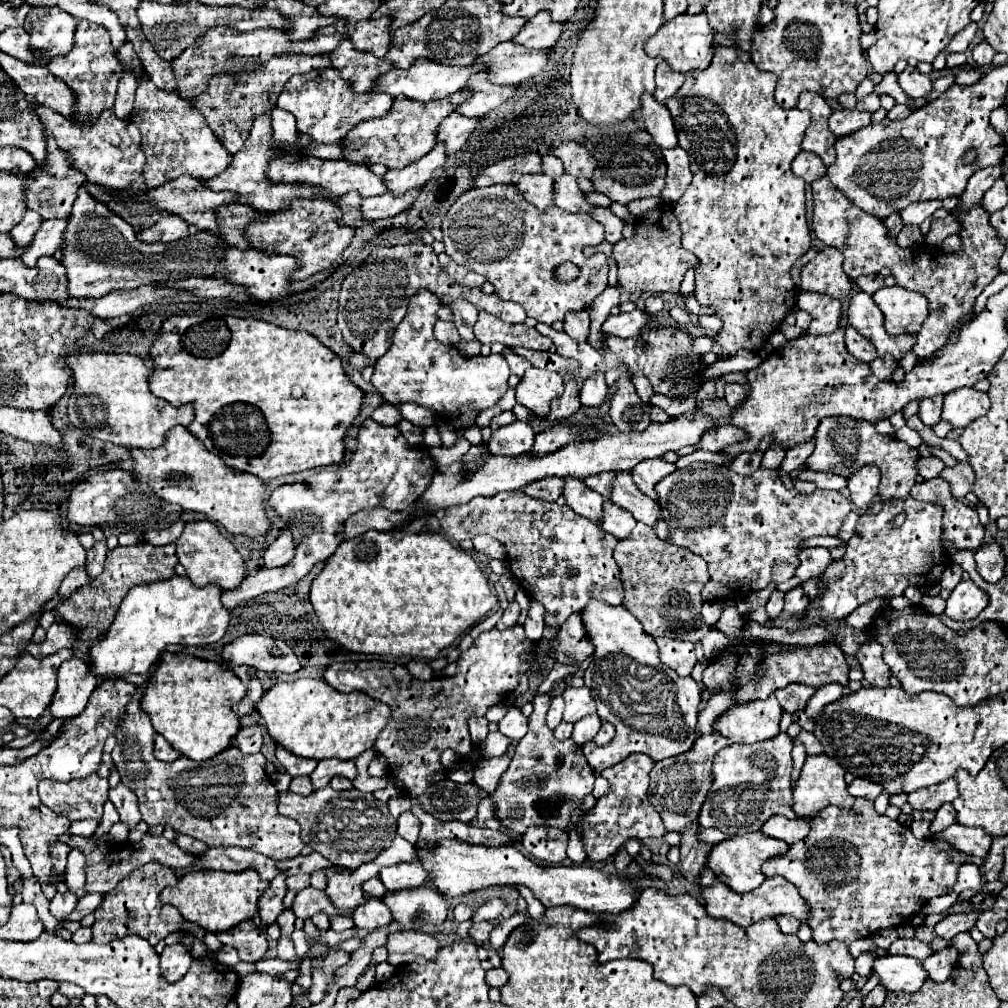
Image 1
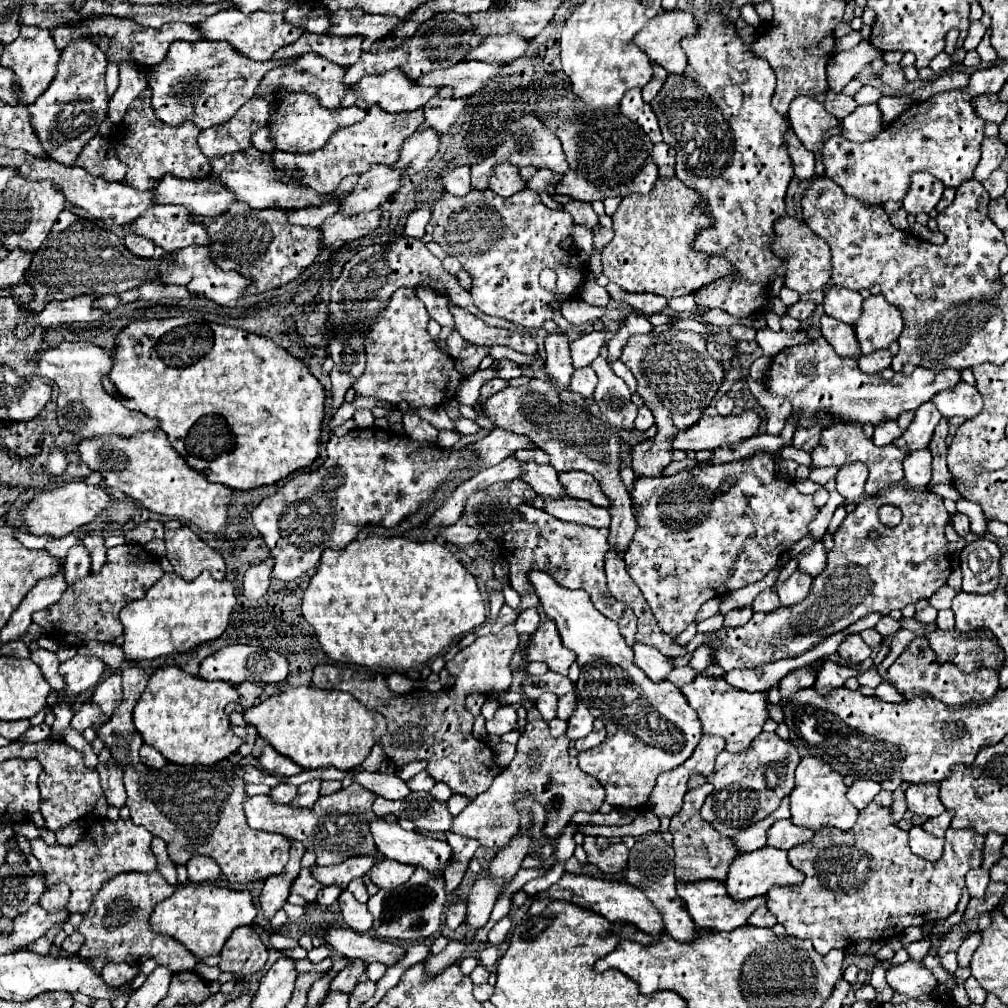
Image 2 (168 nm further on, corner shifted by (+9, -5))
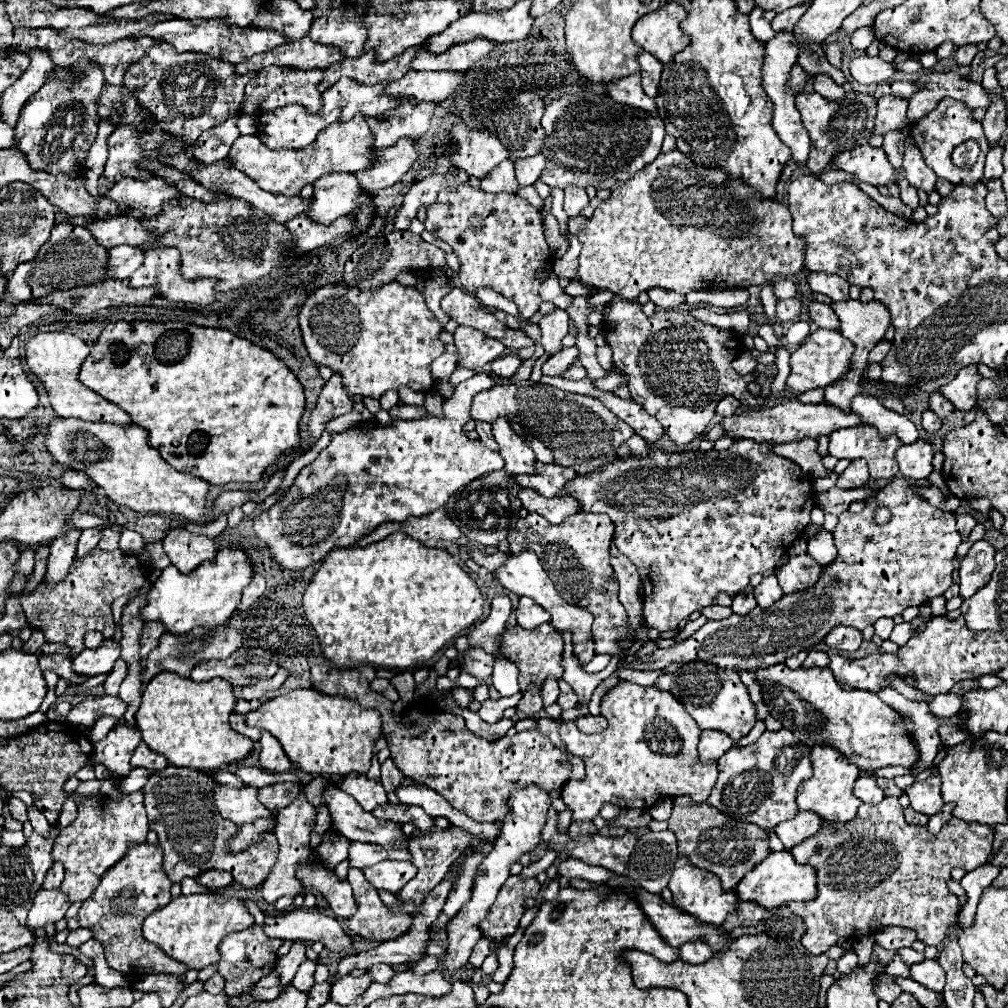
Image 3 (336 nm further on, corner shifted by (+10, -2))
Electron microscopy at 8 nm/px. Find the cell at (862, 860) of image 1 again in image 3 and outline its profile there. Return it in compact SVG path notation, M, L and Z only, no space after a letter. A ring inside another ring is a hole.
M884 797L878 805L862 805L850 823L824 823L814 837L808 837L790 853L798 863L808 863L818 871L818 897L808 903L786 905L792 913L800 915L808 927L802 945L810 955L826 953L838 939L870 935L888 925L914 929L924 945L938 945L946 939L950 921L958 915L958 897L946 887L954 867L976 869L986 863L994 831L990 825L966 823L952 817L938 835L930 835L926 827L910 825L904 821L902 805L896 797Z

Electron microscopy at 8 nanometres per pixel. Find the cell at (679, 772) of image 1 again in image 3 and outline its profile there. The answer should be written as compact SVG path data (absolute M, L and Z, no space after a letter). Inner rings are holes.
M702 731L698 751L700 751L702 761L706 761L706 759L720 759L732 747L734 747L734 741L726 733L722 733L722 731Z

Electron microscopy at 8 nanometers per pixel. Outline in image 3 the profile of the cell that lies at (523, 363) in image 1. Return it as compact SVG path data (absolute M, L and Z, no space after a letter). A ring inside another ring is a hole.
M502 355L492 363L492 373L500 375L500 377L512 377L516 373L516 369L522 365L522 361L516 355Z

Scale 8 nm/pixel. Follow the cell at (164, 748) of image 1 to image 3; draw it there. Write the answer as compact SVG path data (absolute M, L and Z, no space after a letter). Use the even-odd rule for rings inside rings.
M140 743L138 749L134 751L132 759L130 759L132 767L144 767L144 769L152 769L152 771L160 771L168 765L166 757L150 751L150 747L146 743Z

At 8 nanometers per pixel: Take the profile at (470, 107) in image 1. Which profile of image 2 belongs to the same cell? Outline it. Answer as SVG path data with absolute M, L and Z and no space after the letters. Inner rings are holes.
M445 88L425 104L425 122L419 126L419 130L435 128L437 132L445 134L455 126L459 114L467 108L467 98L455 98L451 92L453 88Z

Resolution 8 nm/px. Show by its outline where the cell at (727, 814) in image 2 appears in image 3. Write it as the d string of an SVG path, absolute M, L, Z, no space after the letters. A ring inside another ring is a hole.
M788 729L776 733L764 731L756 743L726 751L718 763L720 775L708 797L710 805L734 819L746 819L768 831L798 813L796 789L812 775L810 747L802 745L802 741L798 741Z

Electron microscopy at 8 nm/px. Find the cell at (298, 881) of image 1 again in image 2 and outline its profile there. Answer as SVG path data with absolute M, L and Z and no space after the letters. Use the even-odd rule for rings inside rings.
M303 868L301 874L297 876L297 880L291 884L291 892L303 896L307 902L313 902L315 896L317 896L317 890L321 890L321 888L323 888L323 884L319 884L319 882L311 876L309 868Z

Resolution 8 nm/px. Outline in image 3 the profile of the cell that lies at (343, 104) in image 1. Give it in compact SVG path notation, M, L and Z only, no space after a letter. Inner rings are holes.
M286 105L260 117L258 137L270 149L302 149L314 143L316 135L338 117L338 109L330 115L312 115L300 105Z

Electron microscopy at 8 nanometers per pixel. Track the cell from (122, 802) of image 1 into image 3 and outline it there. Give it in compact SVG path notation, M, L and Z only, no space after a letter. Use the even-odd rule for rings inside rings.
M128 723L116 725L102 741L94 745L92 759L94 763L106 765L110 773L116 773L118 777L126 777L132 771L130 757L140 741L142 741L142 735L136 727Z

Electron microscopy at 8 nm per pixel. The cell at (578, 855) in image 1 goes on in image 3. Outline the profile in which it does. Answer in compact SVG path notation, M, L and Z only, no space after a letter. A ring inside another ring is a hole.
M520 875L510 877L502 885L494 905L488 909L488 915L478 925L482 937L490 941L504 941L506 937L514 935L518 921L526 911L524 901L528 897L536 899L538 891L540 883L536 879L522 879Z

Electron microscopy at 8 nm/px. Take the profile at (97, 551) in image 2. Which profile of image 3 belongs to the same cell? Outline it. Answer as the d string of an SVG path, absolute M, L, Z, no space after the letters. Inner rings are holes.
M102 529L102 543L98 543L98 547L102 551L114 551L118 549L118 539L120 539L120 531L114 529Z

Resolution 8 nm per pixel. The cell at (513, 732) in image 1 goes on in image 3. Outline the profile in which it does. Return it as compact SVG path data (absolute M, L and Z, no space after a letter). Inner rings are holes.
M516 693L512 697L500 697L500 699L486 699L480 709L478 709L478 715L486 721L486 723L496 723L504 717L504 711L508 707L516 707L518 701L522 699L522 693Z

